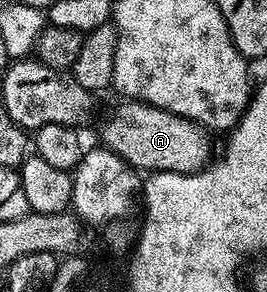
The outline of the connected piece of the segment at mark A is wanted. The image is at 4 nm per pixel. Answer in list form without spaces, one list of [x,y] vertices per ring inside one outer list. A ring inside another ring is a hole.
[[[127,100],[108,118],[103,128],[102,143],[126,164],[144,173],[180,172],[191,176],[212,163],[211,136],[212,133],[203,125],[181,114],[142,104],[140,100]]]

